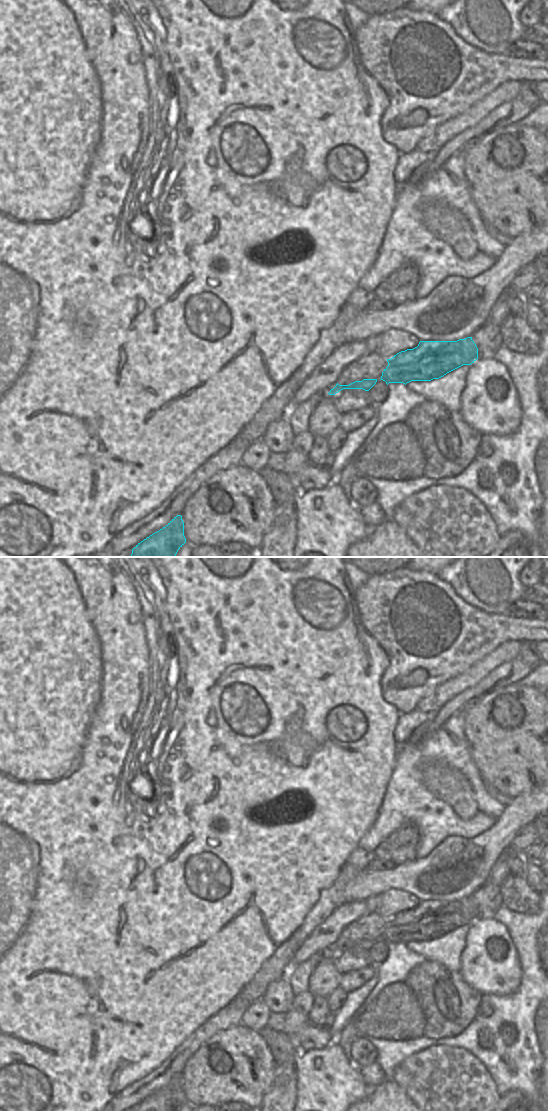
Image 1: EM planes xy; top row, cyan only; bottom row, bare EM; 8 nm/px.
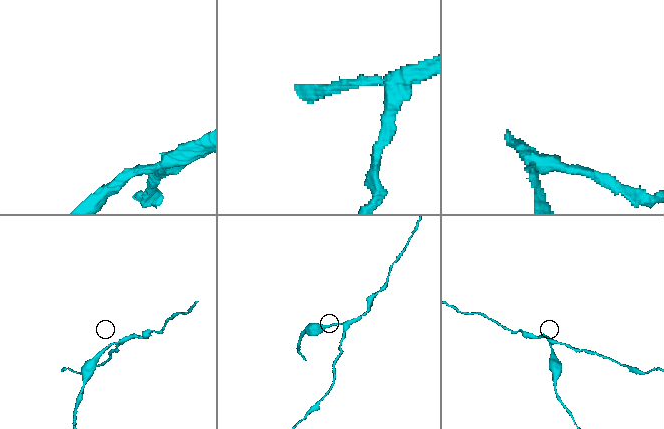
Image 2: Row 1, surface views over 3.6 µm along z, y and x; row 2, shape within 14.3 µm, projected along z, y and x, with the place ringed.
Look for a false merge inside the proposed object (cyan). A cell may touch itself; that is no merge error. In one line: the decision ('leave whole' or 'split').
split

